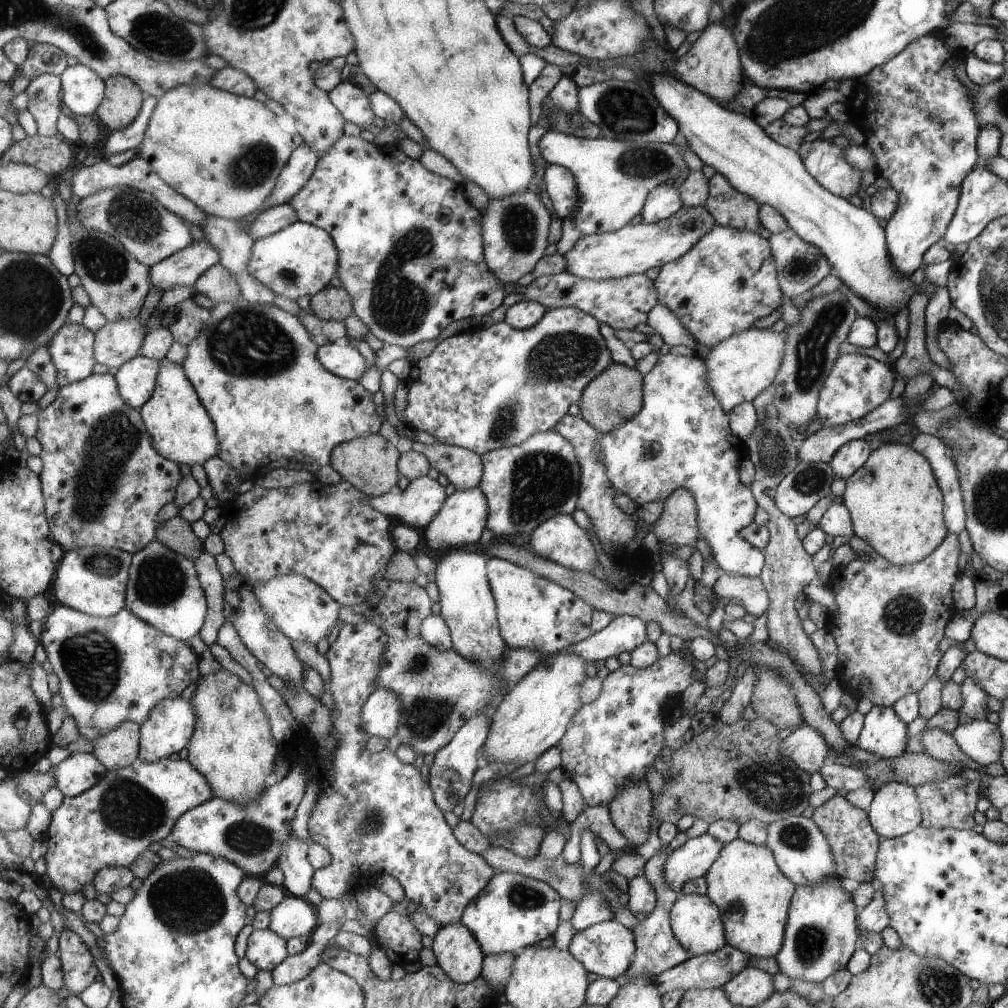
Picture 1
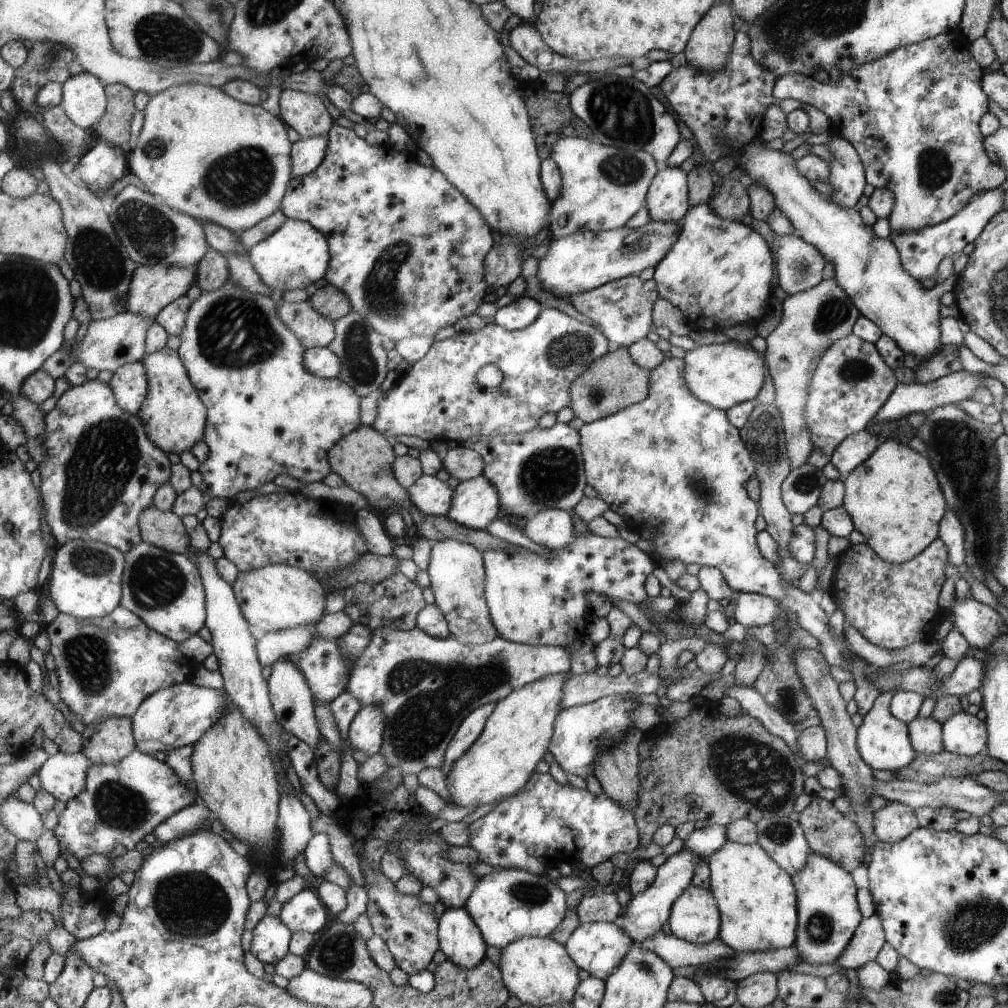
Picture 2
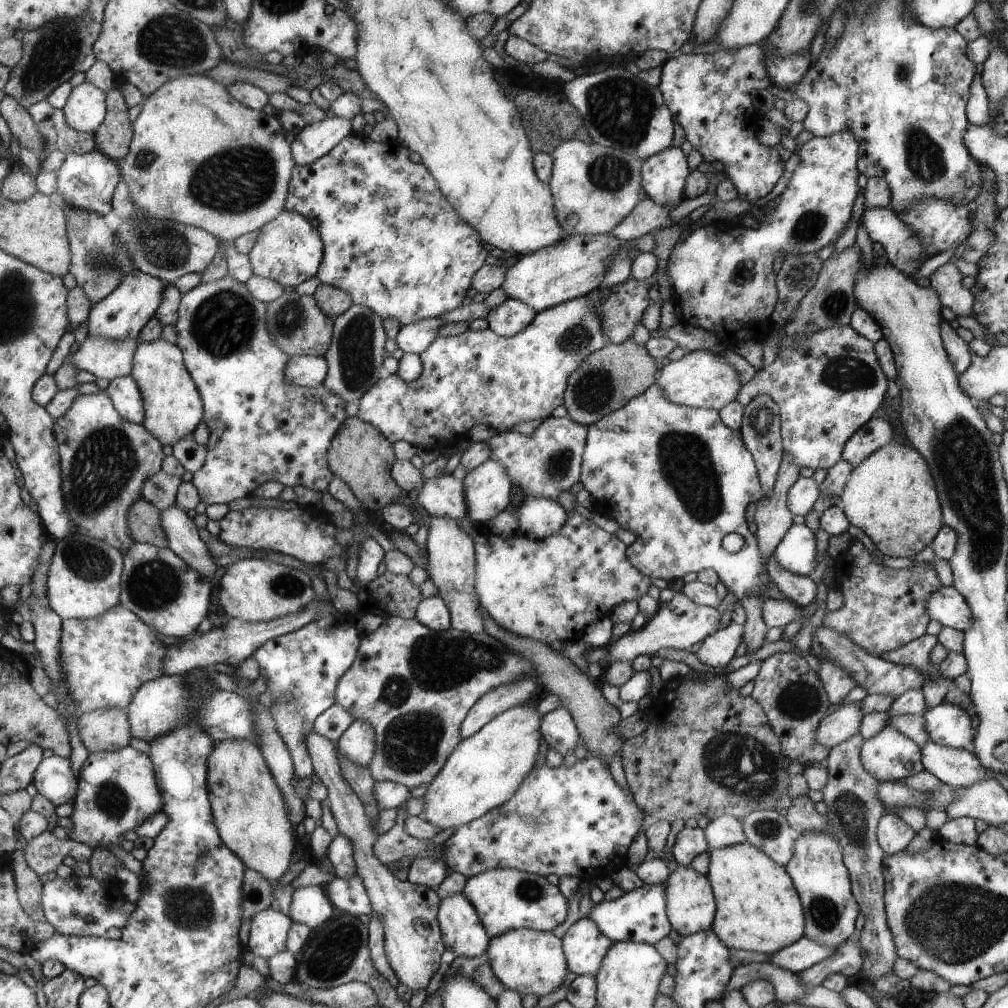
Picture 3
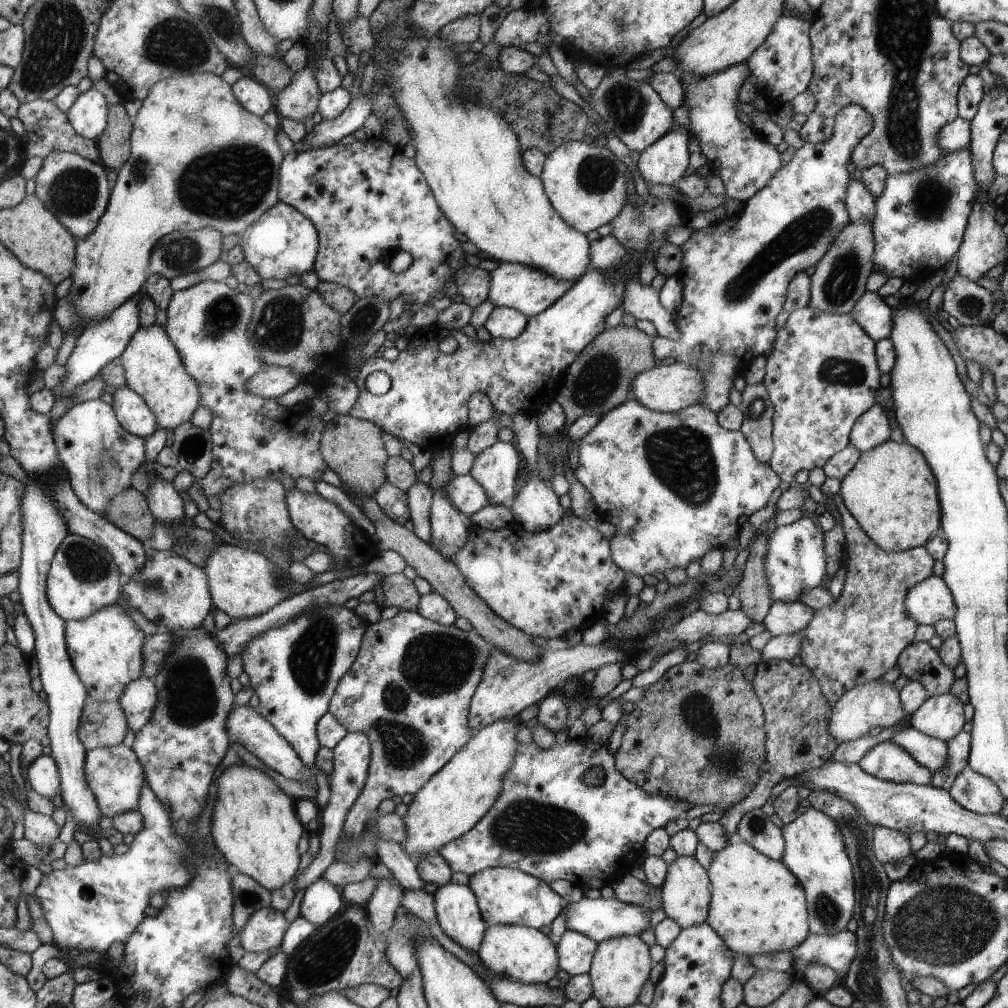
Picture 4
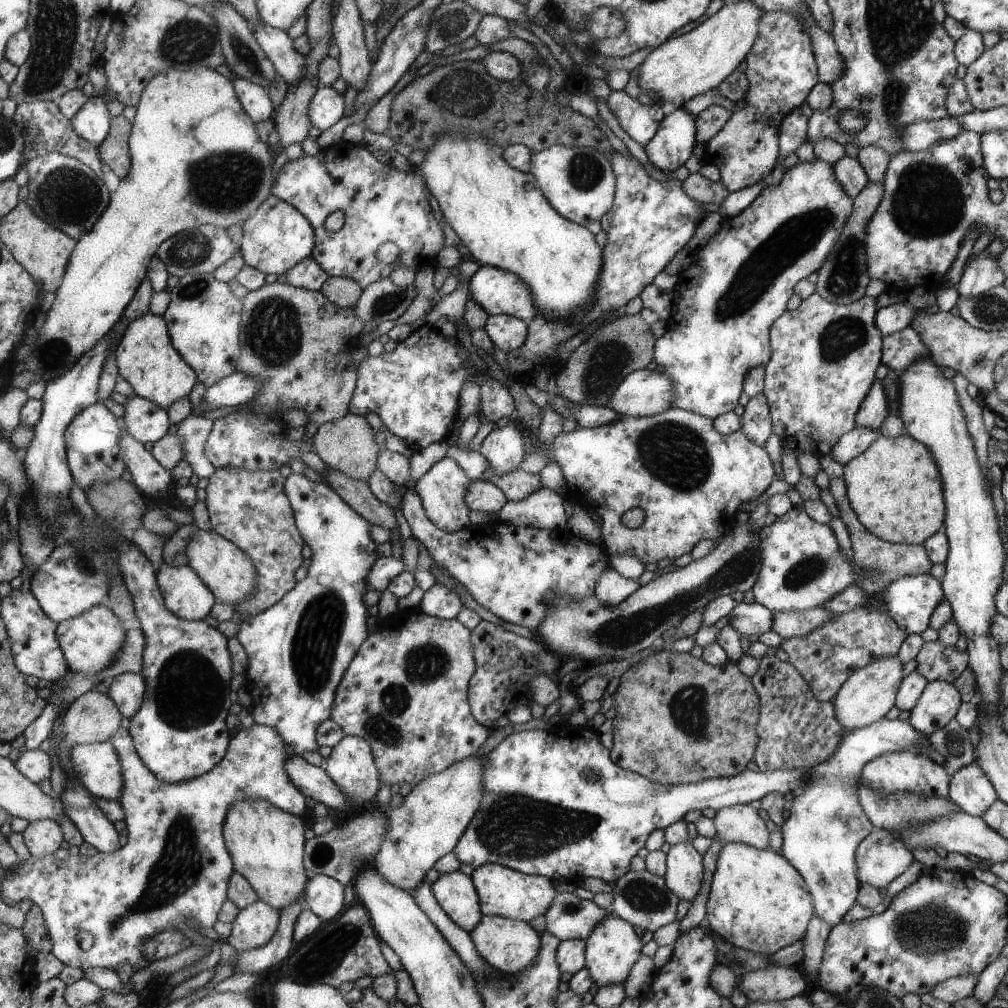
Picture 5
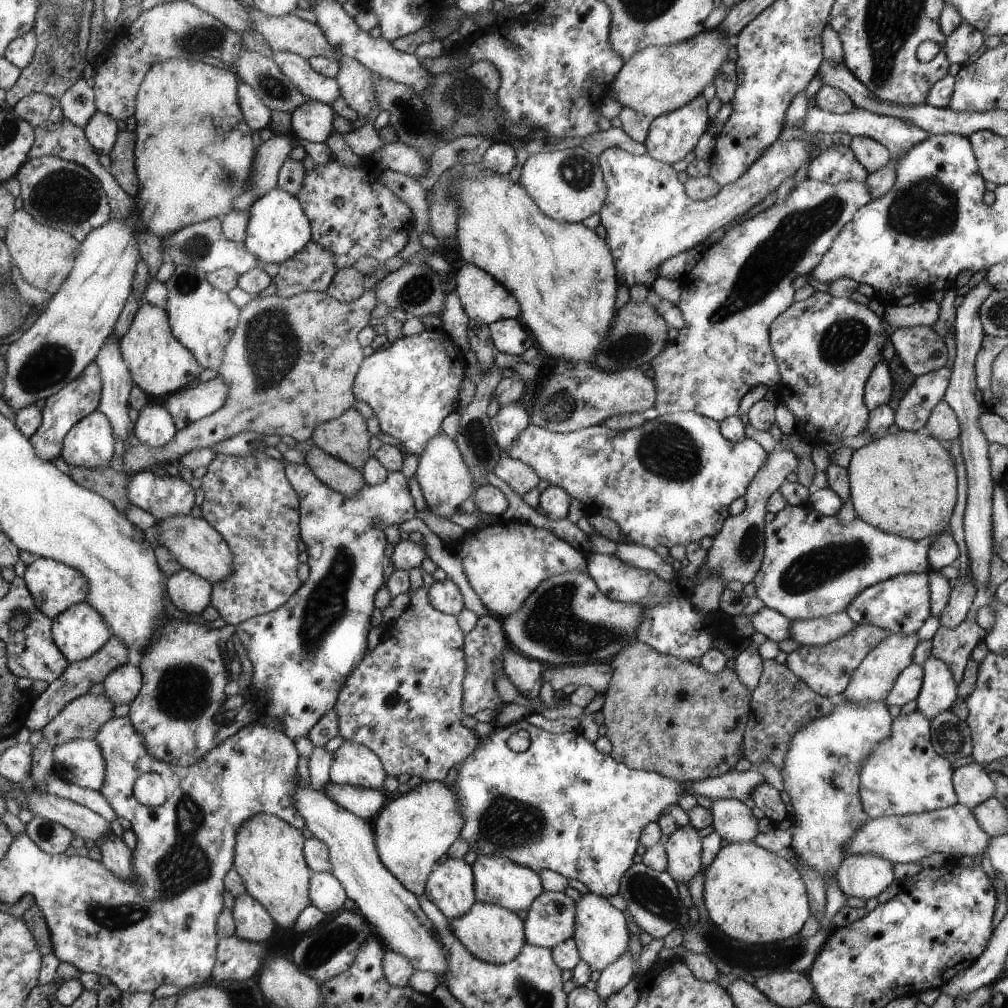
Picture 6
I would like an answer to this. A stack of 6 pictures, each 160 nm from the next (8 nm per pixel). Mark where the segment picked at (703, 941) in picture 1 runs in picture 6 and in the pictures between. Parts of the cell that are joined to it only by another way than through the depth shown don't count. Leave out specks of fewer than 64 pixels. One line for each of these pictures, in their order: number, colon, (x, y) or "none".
2: (694, 917)
3: (690, 905)
4: (685, 893)
5: (684, 872)
6: (683, 848)

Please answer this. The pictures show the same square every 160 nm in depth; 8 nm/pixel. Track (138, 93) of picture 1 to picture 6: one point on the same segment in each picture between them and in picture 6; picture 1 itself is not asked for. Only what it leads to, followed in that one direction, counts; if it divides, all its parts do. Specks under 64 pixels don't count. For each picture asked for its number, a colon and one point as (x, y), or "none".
2: (114, 126)
3: (114, 138)
4: (115, 144)
5: (115, 150)
6: (123, 156)

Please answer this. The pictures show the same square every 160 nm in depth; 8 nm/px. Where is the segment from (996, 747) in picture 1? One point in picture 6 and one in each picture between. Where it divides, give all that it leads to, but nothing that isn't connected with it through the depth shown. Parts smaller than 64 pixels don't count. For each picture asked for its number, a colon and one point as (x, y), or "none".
2: (962, 734)
3: (948, 725)
4: (941, 716)
5: (938, 704)
6: (938, 692)

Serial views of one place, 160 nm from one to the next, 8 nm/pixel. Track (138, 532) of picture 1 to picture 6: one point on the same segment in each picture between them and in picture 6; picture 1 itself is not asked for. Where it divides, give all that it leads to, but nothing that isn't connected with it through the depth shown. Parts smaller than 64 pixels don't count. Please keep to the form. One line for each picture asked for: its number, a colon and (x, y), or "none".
2: (102, 471)
3: (105, 459)
4: (101, 457)
5: (94, 439)
6: (90, 443)

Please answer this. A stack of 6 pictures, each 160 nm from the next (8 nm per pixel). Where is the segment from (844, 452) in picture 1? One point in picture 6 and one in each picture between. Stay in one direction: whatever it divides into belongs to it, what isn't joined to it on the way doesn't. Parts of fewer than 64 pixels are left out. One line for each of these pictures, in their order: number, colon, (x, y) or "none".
2: (858, 447)
3: (877, 432)
4: (871, 429)
5: (873, 410)
6: (878, 388)

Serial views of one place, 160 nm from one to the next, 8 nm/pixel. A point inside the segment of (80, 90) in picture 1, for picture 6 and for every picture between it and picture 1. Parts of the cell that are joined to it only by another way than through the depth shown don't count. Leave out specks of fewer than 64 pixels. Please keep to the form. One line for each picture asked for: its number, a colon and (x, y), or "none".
2: (85, 100)
3: (86, 110)
4: (89, 116)
5: (93, 122)
6: (102, 130)

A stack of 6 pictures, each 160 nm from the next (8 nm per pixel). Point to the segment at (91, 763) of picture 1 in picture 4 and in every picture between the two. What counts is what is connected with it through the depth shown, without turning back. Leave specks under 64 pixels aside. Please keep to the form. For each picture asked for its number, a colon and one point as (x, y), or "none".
2: (64, 775)
3: (54, 778)
4: (43, 775)

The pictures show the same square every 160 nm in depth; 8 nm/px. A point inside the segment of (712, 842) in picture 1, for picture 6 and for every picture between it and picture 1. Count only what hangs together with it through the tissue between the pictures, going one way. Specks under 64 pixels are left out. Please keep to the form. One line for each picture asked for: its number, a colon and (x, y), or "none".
2: (645, 912)
3: (639, 916)
4: (599, 919)
5: (568, 917)
6: (550, 919)

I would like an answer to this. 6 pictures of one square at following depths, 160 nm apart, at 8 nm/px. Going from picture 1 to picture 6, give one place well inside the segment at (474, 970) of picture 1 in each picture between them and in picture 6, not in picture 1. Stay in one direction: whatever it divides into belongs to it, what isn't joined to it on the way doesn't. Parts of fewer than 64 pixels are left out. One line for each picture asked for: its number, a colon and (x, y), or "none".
2: (461, 939)
3: (463, 930)
4: (457, 908)
5: (458, 894)
6: (451, 886)

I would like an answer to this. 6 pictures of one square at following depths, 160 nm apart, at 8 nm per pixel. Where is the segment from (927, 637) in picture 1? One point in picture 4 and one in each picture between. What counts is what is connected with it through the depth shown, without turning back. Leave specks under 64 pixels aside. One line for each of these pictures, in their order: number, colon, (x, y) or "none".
2: (891, 605)
3: (883, 609)
4: (859, 637)

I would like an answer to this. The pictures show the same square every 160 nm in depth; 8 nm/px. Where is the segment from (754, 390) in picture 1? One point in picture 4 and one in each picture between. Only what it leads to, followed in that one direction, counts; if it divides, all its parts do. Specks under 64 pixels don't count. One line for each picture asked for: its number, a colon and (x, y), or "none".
2: (721, 375)
3: (700, 378)
4: (665, 389)

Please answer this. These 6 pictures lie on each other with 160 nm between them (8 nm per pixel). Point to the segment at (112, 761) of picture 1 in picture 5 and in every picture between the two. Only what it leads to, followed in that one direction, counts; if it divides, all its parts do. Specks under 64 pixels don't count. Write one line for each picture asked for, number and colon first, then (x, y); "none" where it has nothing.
2: (111, 740)
3: (109, 728)
4: (103, 724)
5: (95, 717)

